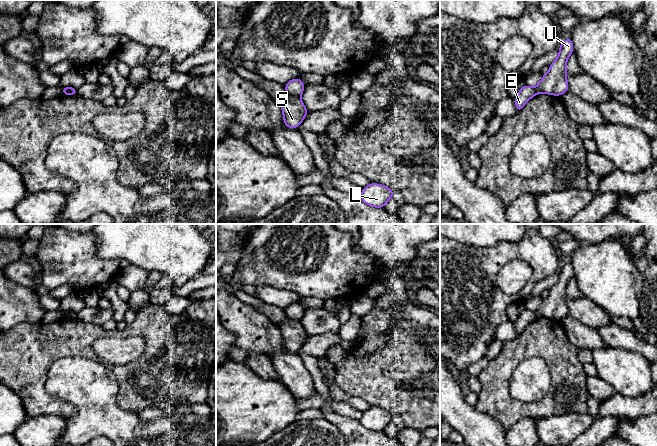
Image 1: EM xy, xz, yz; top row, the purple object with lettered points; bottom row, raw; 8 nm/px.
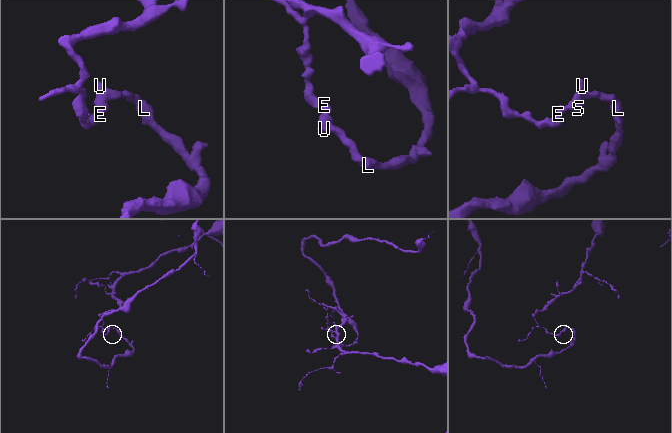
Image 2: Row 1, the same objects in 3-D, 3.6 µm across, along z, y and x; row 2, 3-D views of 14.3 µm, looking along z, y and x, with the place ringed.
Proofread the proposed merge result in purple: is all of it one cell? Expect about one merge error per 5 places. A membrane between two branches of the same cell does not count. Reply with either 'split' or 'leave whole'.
split

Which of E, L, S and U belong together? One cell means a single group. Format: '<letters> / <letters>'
E / L S U

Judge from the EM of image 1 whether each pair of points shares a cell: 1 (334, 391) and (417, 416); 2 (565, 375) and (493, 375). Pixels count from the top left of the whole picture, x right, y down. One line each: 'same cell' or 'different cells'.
1: different cells
2: same cell

